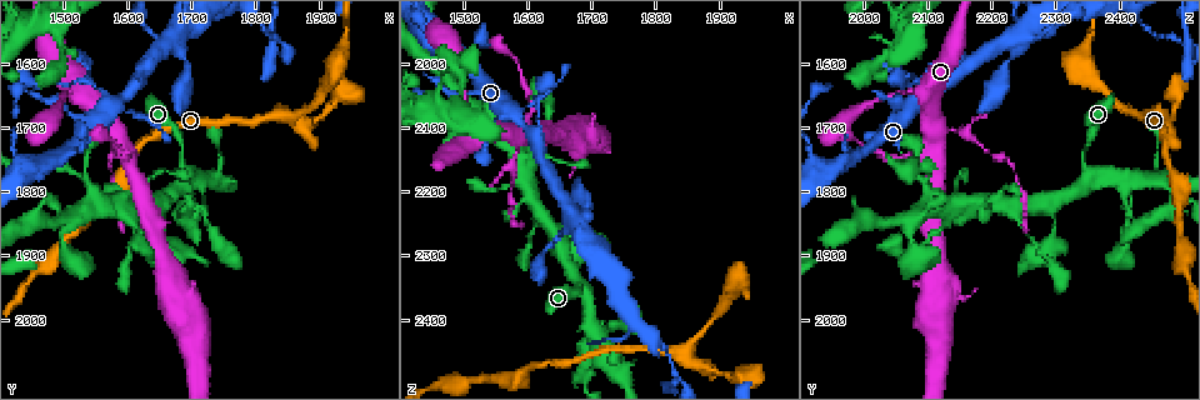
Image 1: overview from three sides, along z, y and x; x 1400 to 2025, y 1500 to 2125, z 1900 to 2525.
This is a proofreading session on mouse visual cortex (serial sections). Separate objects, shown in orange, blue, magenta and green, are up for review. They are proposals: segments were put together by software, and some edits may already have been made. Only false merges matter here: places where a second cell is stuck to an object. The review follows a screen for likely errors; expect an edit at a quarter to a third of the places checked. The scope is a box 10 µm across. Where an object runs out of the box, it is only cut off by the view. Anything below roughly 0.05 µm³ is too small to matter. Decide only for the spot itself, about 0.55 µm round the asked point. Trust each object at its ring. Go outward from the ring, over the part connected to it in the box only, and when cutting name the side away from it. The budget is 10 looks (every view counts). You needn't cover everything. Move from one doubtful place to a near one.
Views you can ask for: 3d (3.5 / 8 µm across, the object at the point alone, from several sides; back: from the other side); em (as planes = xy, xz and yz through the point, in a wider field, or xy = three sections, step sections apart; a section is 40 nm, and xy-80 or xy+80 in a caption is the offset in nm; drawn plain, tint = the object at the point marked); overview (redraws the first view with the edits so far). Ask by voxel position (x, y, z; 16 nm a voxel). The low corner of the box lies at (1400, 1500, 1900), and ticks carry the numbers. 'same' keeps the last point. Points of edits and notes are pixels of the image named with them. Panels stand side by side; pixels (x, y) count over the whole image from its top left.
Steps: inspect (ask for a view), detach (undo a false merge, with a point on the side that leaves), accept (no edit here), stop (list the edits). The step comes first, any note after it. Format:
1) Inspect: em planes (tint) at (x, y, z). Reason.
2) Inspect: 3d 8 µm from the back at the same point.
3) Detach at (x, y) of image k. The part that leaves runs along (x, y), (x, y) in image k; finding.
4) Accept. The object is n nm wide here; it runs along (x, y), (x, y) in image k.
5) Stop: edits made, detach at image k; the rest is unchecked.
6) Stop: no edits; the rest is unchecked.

Inspect: 3d 3.5 µm at (1575, 1665, 2080). Three arms meet.

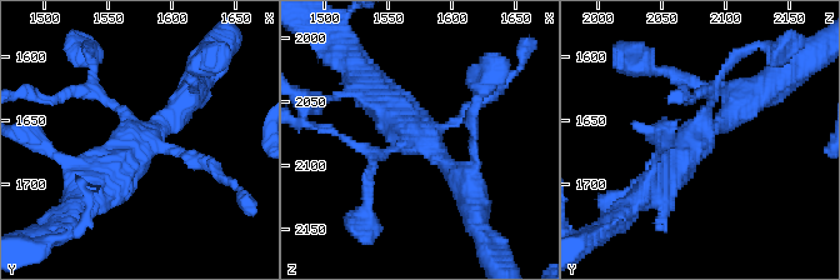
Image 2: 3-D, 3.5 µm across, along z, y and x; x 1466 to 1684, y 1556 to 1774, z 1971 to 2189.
Inspect: em planes (tint) at (1576, 1666, 2080).

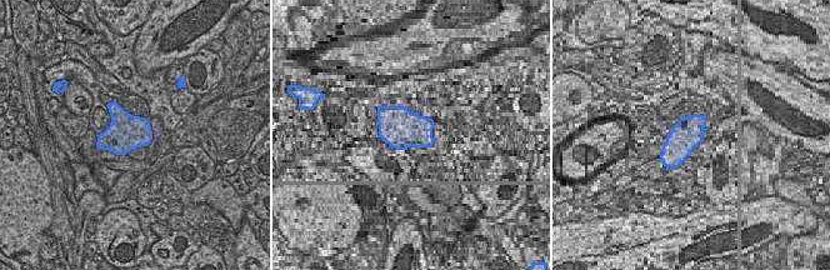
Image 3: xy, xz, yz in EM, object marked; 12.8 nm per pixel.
Accept. It runs along (98, 191), (118, 160), (190, 95) in image 2; all the same cell.

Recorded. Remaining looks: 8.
Inspect: 3d 3.5 µm at (1665, 1565, 2240). Looks like a crossing.

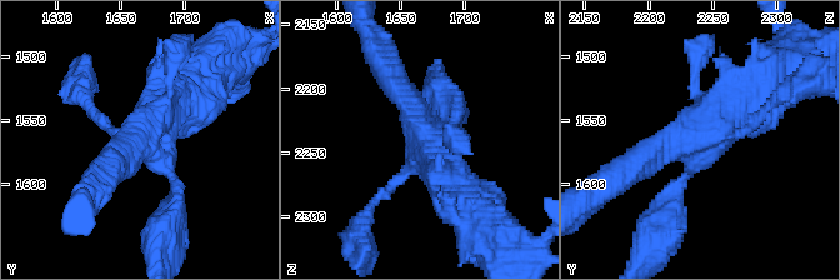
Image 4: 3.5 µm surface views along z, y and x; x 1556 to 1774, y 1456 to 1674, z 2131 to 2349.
Inspect: em xy step 2 (tint) at (1670, 1562, 2236). Need the tissue.

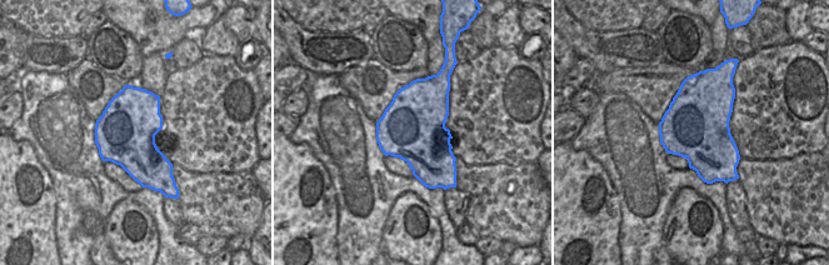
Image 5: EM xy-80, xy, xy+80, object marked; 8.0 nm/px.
Accept. It runs along (401, 90), (431, 158), (474, 215) in image 4; one cell here.

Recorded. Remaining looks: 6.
Inspect: 3d 3.5 µm at (1680, 1770, 2350).

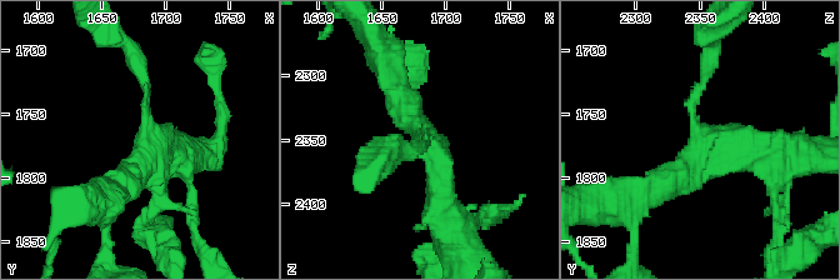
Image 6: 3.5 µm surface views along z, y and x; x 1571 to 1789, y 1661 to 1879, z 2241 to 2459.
Inspect: em planes (tint) at (1684, 1766, 2348). Shape alone is not enough.

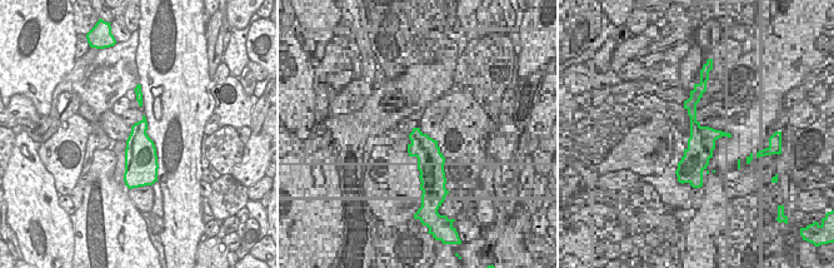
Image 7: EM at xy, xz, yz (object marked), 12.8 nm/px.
Accept. All the same cell.

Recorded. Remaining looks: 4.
Inspect: 3d 3.5 µm at (1625, 1825, 2245). Small branch off a trunk.

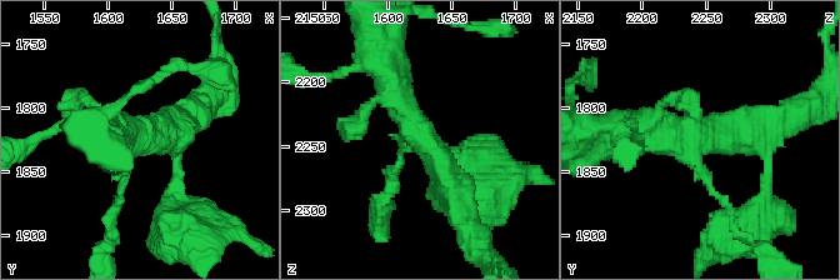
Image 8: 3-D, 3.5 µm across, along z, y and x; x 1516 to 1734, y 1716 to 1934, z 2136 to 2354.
Inspect: em planes (tint) at (1628, 1824, 2240). 3 arms meet here; the arms are 100, 350, 400 nm wide; shape alone is not enough.

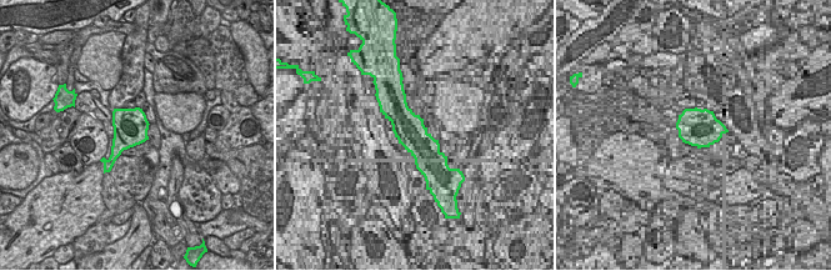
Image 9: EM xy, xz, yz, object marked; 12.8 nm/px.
Accept. It runs along (460, 201), (383, 61) in image 8; continuous, no second cell.

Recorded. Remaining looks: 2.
Stop: no edits; the rest is unchecked.

